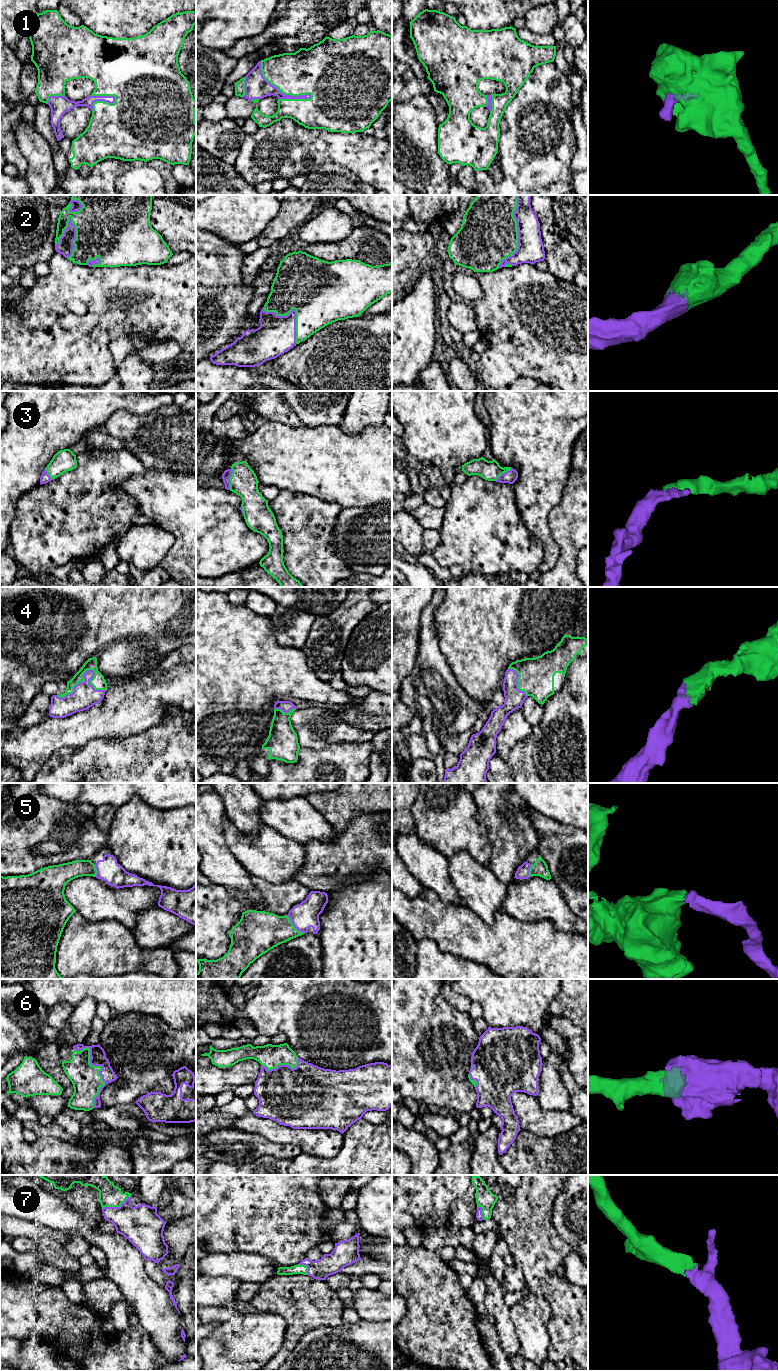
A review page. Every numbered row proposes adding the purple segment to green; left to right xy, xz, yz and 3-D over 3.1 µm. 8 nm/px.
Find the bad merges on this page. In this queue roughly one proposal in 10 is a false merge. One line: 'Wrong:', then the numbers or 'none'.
Wrong: none

